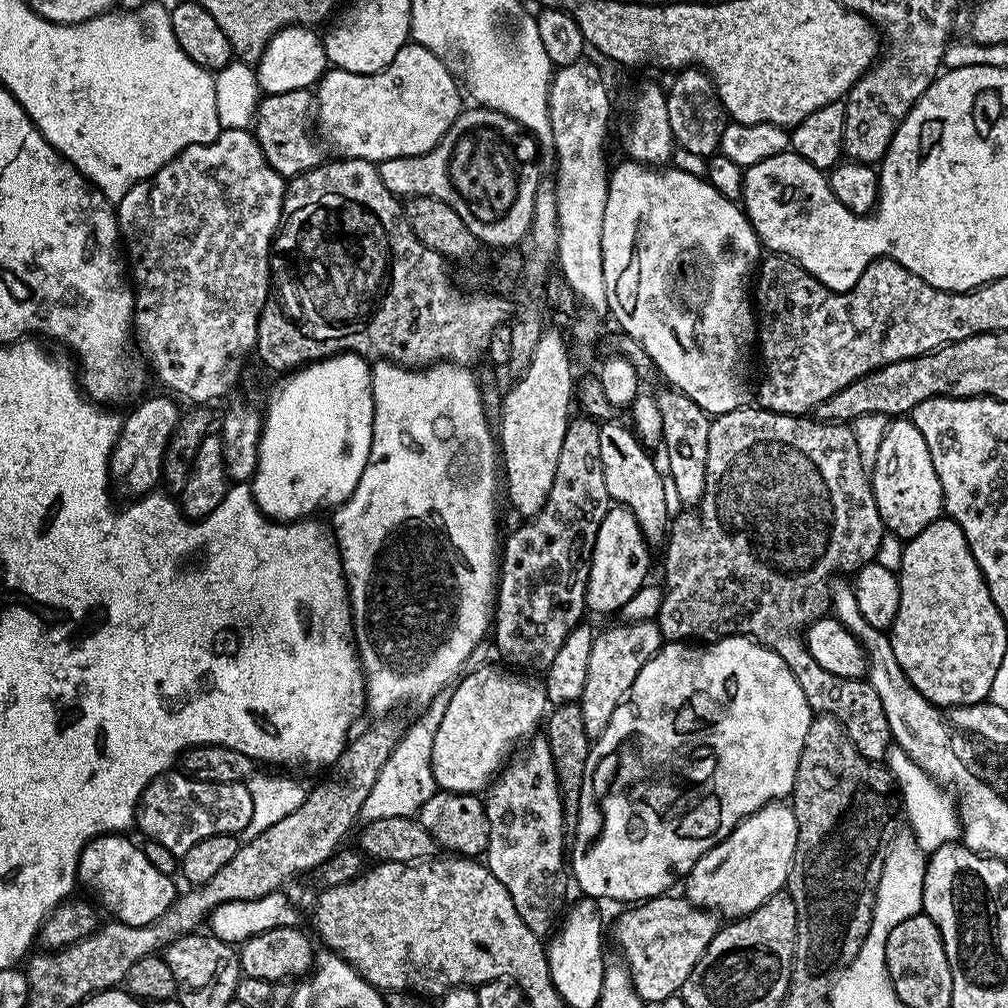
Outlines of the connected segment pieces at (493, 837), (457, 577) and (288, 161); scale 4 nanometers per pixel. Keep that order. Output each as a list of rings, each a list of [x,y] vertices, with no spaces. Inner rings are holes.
[[[536,734],[503,765],[483,797],[486,818],[490,822],[488,869],[510,894],[519,917],[541,938],[553,931],[565,907],[568,874],[564,800],[560,792],[562,785],[558,782],[548,737]]]
[[[378,360],[378,361],[375,361],[375,363],[373,363],[373,364],[372,364],[372,365],[371,365],[371,369],[372,369],[372,397],[373,397],[373,398],[374,398],[374,430],[373,430],[373,431],[372,431],[372,445],[371,445],[371,446],[370,446],[370,458],[369,458],[369,459],[368,459],[368,461],[367,461],[367,462],[366,462],[366,470],[362,470],[362,478],[358,478],[358,486],[357,486],[357,487],[356,487],[356,489],[355,489],[355,490],[354,490],[354,494],[350,494],[350,498],[349,498],[349,499],[348,499],[348,500],[347,500],[347,502],[346,502],[346,503],[344,503],[344,504],[341,504],[341,505],[339,505],[339,507],[337,507],[337,508],[336,508],[336,509],[335,509],[335,512],[334,512],[334,515],[336,515],[336,524],[335,524],[335,523],[334,523],[334,535],[335,535],[335,537],[336,537],[336,542],[337,542],[337,544],[339,544],[339,545],[340,545],[340,560],[341,560],[341,561],[342,561],[342,563],[343,563],[343,564],[344,564],[344,578],[345,578],[345,580],[347,580],[347,582],[348,582],[348,598],[349,598],[349,601],[350,601],[350,603],[351,603],[351,605],[352,605],[352,619],[353,619],[353,621],[354,621],[354,623],[353,623],[353,625],[352,625],[352,635],[353,635],[353,637],[354,637],[354,643],[355,643],[355,646],[356,646],[356,650],[357,650],[357,653],[358,653],[358,655],[359,655],[359,657],[360,657],[360,666],[361,666],[361,669],[362,669],[362,671],[363,671],[363,674],[364,674],[364,679],[365,679],[365,682],[364,682],[364,695],[365,695],[365,697],[366,697],[366,708],[367,708],[367,711],[368,711],[368,712],[369,712],[369,713],[370,713],[370,712],[371,712],[371,711],[372,711],[372,712],[373,712],[373,714],[374,714],[374,715],[373,715],[373,717],[376,717],[376,718],[384,718],[384,717],[387,717],[387,716],[388,716],[388,715],[389,715],[389,713],[391,713],[391,712],[388,712],[388,711],[390,711],[390,710],[391,710],[391,708],[396,708],[396,707],[398,707],[398,706],[399,706],[399,704],[419,704],[419,706],[425,706],[425,705],[427,705],[427,704],[429,704],[429,703],[431,703],[431,701],[432,701],[432,700],[433,700],[433,699],[434,699],[434,697],[435,697],[435,695],[436,695],[436,694],[438,694],[438,693],[439,693],[439,692],[440,692],[440,691],[441,691],[441,690],[442,690],[442,689],[444,689],[444,688],[447,688],[447,687],[449,687],[449,685],[451,685],[451,684],[452,684],[452,683],[453,683],[453,681],[455,681],[455,680],[456,680],[456,679],[457,679],[457,677],[459,677],[459,676],[460,676],[460,675],[461,675],[461,673],[463,673],[463,672],[464,672],[464,663],[465,663],[465,662],[466,662],[466,658],[469,658],[469,656],[470,656],[470,652],[471,652],[471,651],[472,651],[472,650],[474,650],[474,648],[475,648],[475,647],[476,647],[476,646],[478,646],[478,644],[479,644],[479,643],[480,643],[480,641],[481,641],[481,640],[483,640],[483,639],[485,639],[485,637],[487,637],[487,636],[488,636],[488,635],[489,635],[489,632],[490,632],[490,621],[491,621],[491,620],[492,620],[492,619],[493,619],[493,616],[494,616],[494,589],[495,589],[495,587],[496,587],[496,585],[497,585],[497,583],[498,583],[498,540],[497,540],[497,544],[496,544],[496,480],[497,480],[497,484],[498,484],[498,444],[497,444],[497,441],[496,441],[496,440],[495,440],[495,439],[494,439],[494,428],[493,428],[493,425],[492,425],[492,428],[491,428],[491,426],[490,426],[490,425],[488,425],[488,420],[490,420],[490,416],[489,416],[489,413],[487,413],[487,412],[485,412],[485,410],[484,410],[484,402],[483,402],[483,399],[482,399],[482,388],[481,388],[481,385],[480,385],[480,384],[479,384],[479,383],[478,383],[478,384],[477,384],[477,385],[476,385],[476,380],[475,380],[475,378],[474,378],[474,377],[472,377],[472,376],[471,376],[471,374],[470,374],[470,373],[468,373],[468,372],[471,372],[471,371],[469,371],[469,369],[468,369],[468,368],[467,368],[467,367],[465,367],[465,365],[462,365],[462,364],[450,364],[450,363],[447,363],[447,362],[441,362],[441,363],[439,363],[439,364],[429,364],[429,365],[428,365],[428,367],[427,367],[427,368],[421,368],[421,369],[419,369],[419,370],[409,370],[409,369],[407,369],[407,368],[404,368],[404,367],[402,367],[402,366],[401,366],[401,364],[394,364],[394,363],[392,363],[392,361],[391,361],[391,360]]]
[[[307,88],[265,95],[256,106],[254,135],[266,162],[279,176],[291,178],[322,163],[322,144],[314,131],[314,96]]]

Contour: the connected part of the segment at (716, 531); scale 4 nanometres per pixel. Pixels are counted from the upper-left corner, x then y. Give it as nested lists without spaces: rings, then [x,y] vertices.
[[[759,406],[735,408],[712,420],[710,442],[706,446],[706,484],[698,505],[700,520],[692,513],[695,511],[684,510],[679,513],[681,516],[677,520],[675,517],[671,521],[666,533],[666,547],[663,549],[665,550],[664,581],[662,581],[664,597],[660,613],[655,621],[660,626],[661,637],[668,642],[711,642],[721,640],[723,636],[751,636],[759,644],[765,644],[767,648],[780,655],[782,662],[786,662],[786,666],[790,666],[790,674],[798,678],[798,686],[802,686],[802,694],[806,694],[806,702],[812,707],[813,713],[833,716],[846,730],[850,742],[854,742],[854,746],[867,760],[880,762],[887,757],[894,741],[890,722],[886,722],[886,710],[882,710],[882,698],[878,698],[878,690],[871,688],[867,679],[847,680],[830,674],[830,670],[822,670],[822,666],[814,662],[808,649],[807,639],[802,633],[808,625],[813,624],[829,611],[832,602],[830,581],[833,577],[837,574],[848,574],[844,572],[855,574],[865,564],[875,561],[882,538],[886,535],[886,529],[878,514],[878,506],[872,493],[869,469],[860,457],[858,442],[851,427],[848,424],[809,420],[804,416],[787,416],[781,412],[769,412],[768,409]]]

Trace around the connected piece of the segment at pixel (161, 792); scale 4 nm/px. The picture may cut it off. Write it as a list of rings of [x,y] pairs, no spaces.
[[[169,770],[162,776],[156,776],[146,786],[136,808],[134,824],[145,832],[143,835],[147,839],[162,842],[166,850],[181,858],[203,839],[243,833],[250,822],[250,814],[254,814],[254,802],[247,783],[200,781],[183,771]]]

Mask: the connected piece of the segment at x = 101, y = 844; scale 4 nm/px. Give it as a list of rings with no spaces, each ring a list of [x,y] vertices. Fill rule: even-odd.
[[[124,834],[95,836],[84,845],[76,878],[82,888],[100,899],[99,907],[104,907],[112,915],[109,917],[126,926],[146,926],[162,918],[162,914],[166,914],[166,910],[176,903],[177,881],[159,872],[146,858],[143,847],[128,838]]]

